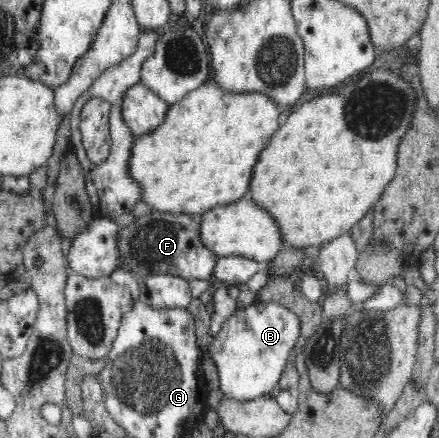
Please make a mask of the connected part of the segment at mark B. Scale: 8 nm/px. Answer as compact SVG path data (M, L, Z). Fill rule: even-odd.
M278 302L256 303L235 311L222 323L211 343L211 357L219 375L219 389L224 397L241 402L270 396L288 363L290 352L300 337L300 319Z

